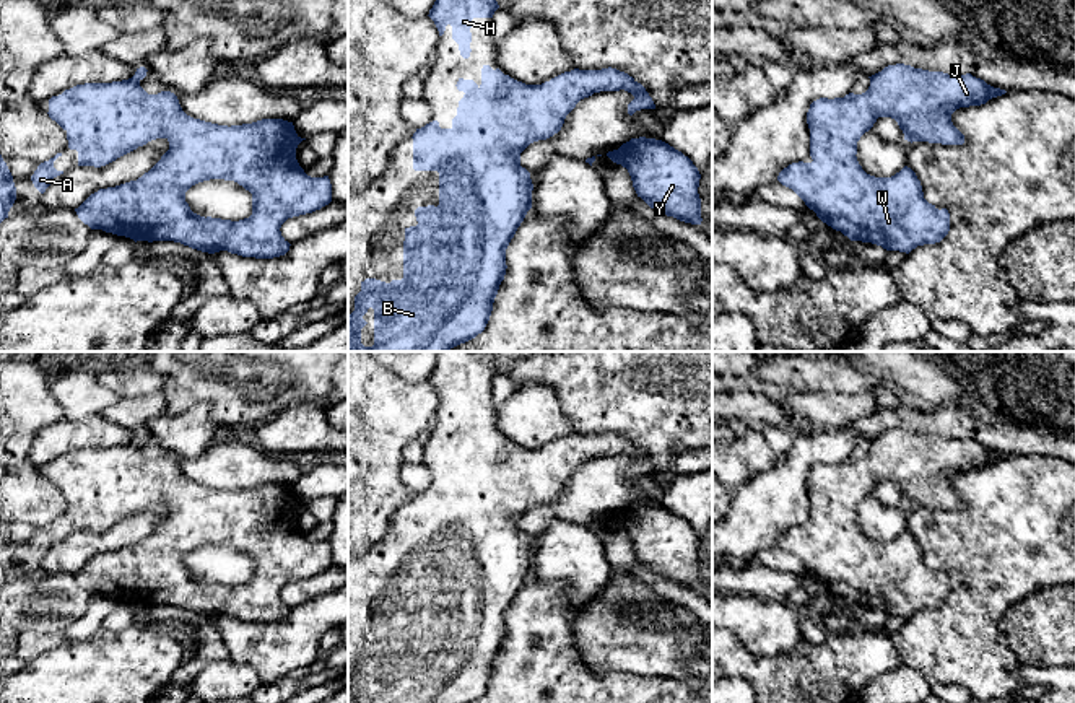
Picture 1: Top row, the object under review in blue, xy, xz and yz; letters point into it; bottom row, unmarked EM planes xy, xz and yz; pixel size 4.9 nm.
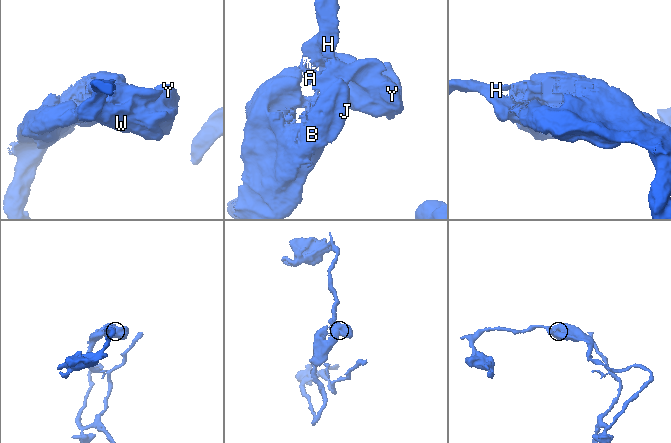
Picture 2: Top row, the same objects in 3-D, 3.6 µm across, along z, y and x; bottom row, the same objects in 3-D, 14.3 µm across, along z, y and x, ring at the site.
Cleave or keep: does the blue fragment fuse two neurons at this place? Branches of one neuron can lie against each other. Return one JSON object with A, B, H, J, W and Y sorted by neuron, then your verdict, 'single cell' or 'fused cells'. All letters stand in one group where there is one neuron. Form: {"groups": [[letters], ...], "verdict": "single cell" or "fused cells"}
{"groups": [["A", "B", "H", "J", "W", "Y"]], "verdict": "single cell"}

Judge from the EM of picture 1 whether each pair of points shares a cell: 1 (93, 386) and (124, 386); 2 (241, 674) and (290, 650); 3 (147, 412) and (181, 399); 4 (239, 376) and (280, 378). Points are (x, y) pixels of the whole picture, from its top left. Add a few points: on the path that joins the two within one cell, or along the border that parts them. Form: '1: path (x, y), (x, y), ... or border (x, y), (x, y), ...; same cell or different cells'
1: border (95, 375), (117, 399); different cells
2: border (228, 658), (248, 664), (262, 682); different cells
3: border (161, 394), (165, 412); different cells
4: path (249, 376), (270, 376); same cell

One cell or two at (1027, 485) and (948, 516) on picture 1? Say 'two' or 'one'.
one

